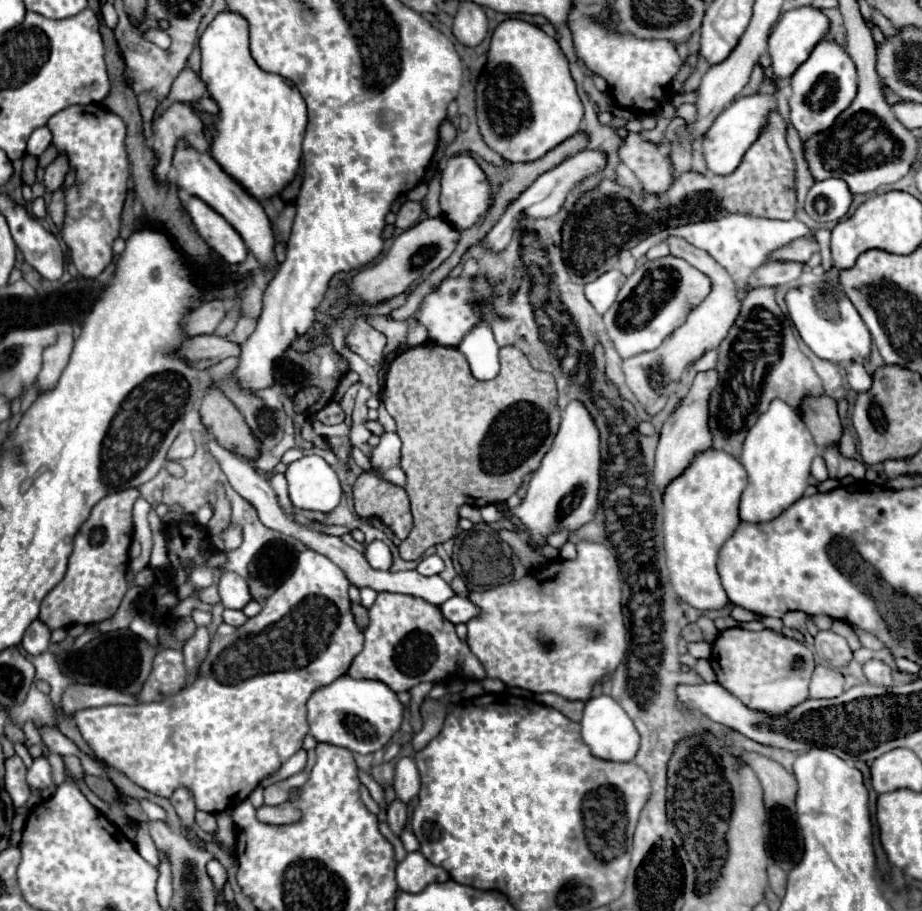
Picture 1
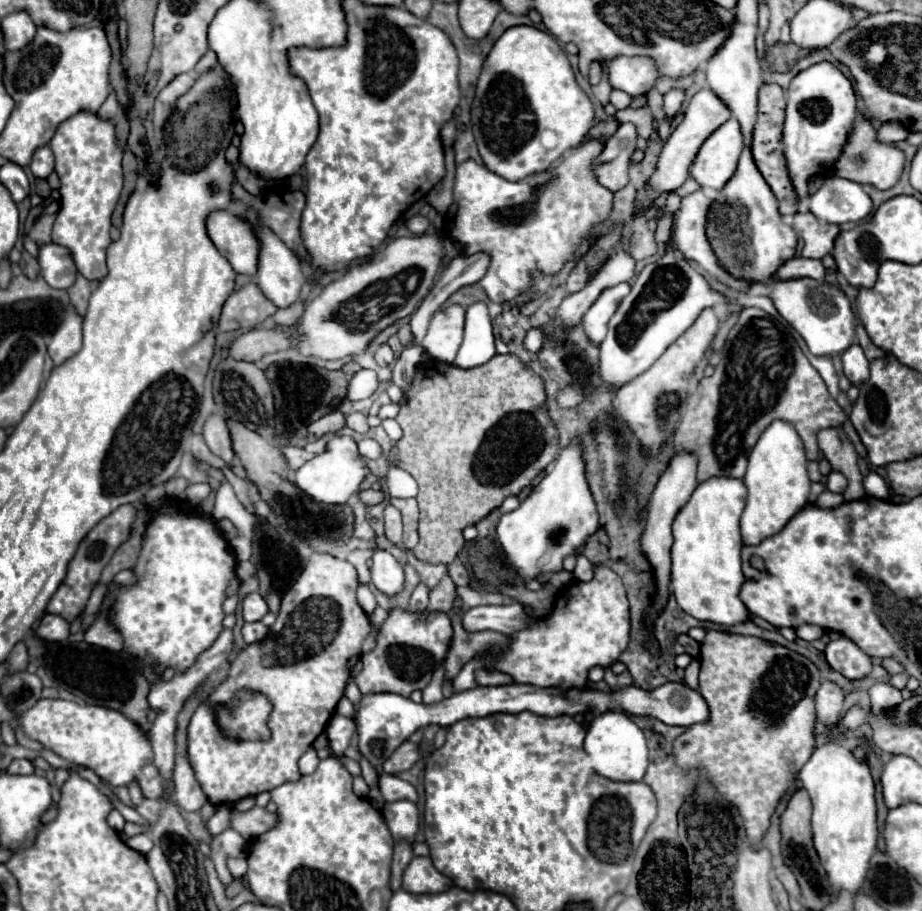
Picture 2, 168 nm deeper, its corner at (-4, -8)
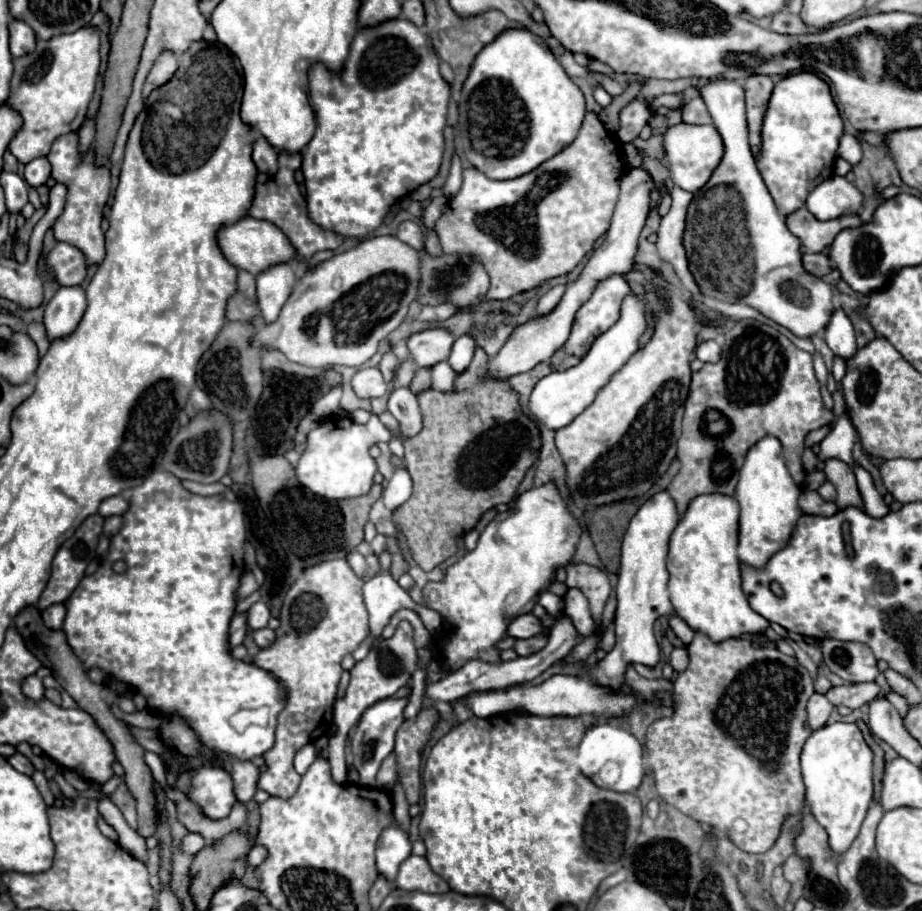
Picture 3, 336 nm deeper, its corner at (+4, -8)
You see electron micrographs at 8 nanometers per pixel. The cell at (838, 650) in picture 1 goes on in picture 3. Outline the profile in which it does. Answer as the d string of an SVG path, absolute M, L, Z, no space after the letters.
M822 640L826 666L846 682L874 682L880 674L872 650L862 642Z

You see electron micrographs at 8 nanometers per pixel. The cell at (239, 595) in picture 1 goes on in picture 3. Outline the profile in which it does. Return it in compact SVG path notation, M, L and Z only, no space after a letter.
M256 602L250 610L248 610L248 626L252 630L260 630L260 628L266 628L268 626L268 620L270 620L270 610L264 602Z

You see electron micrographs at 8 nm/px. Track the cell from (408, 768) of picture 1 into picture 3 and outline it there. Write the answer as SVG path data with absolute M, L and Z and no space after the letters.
M398 826L386 828L380 834L376 846L376 868L378 874L384 876L388 882L396 880L400 864L410 856L410 840L408 834L402 832Z

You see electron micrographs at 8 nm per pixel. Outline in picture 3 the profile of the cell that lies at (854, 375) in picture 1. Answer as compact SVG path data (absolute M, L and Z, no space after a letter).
M836 308L832 312L832 318L824 328L824 340L836 356L850 358L856 352L854 328L852 328L852 322L842 308Z

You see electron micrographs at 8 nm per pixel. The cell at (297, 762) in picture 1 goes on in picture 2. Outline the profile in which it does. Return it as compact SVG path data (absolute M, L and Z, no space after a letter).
M310 748L310 750L300 758L298 766L300 766L300 774L312 774L312 772L316 770L316 766L318 766L316 750L314 750L314 748Z

